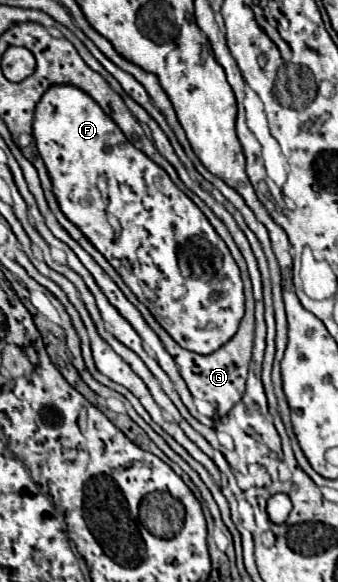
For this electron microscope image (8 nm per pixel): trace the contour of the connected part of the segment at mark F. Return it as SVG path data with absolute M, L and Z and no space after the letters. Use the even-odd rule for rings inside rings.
M55 84L41 96L39 104L35 106L33 138L47 166L53 194L61 206L61 212L107 258L107 262L117 270L117 274L131 288L131 292L149 306L155 320L167 330L167 334L185 350L203 356L213 354L215 350L219 350L219 346L227 344L235 336L245 312L245 296L239 268L227 244L213 230L213 226L193 204L193 200L187 198L171 182L167 172L155 162L151 162L151 158L147 158L143 152L139 152L89 94L71 84ZM99 176L107 178L107 196L97 190ZM107 212L111 212L113 216L121 216L121 236L117 242L113 228L107 222ZM143 288L149 288L155 294L153 304L145 300Z

